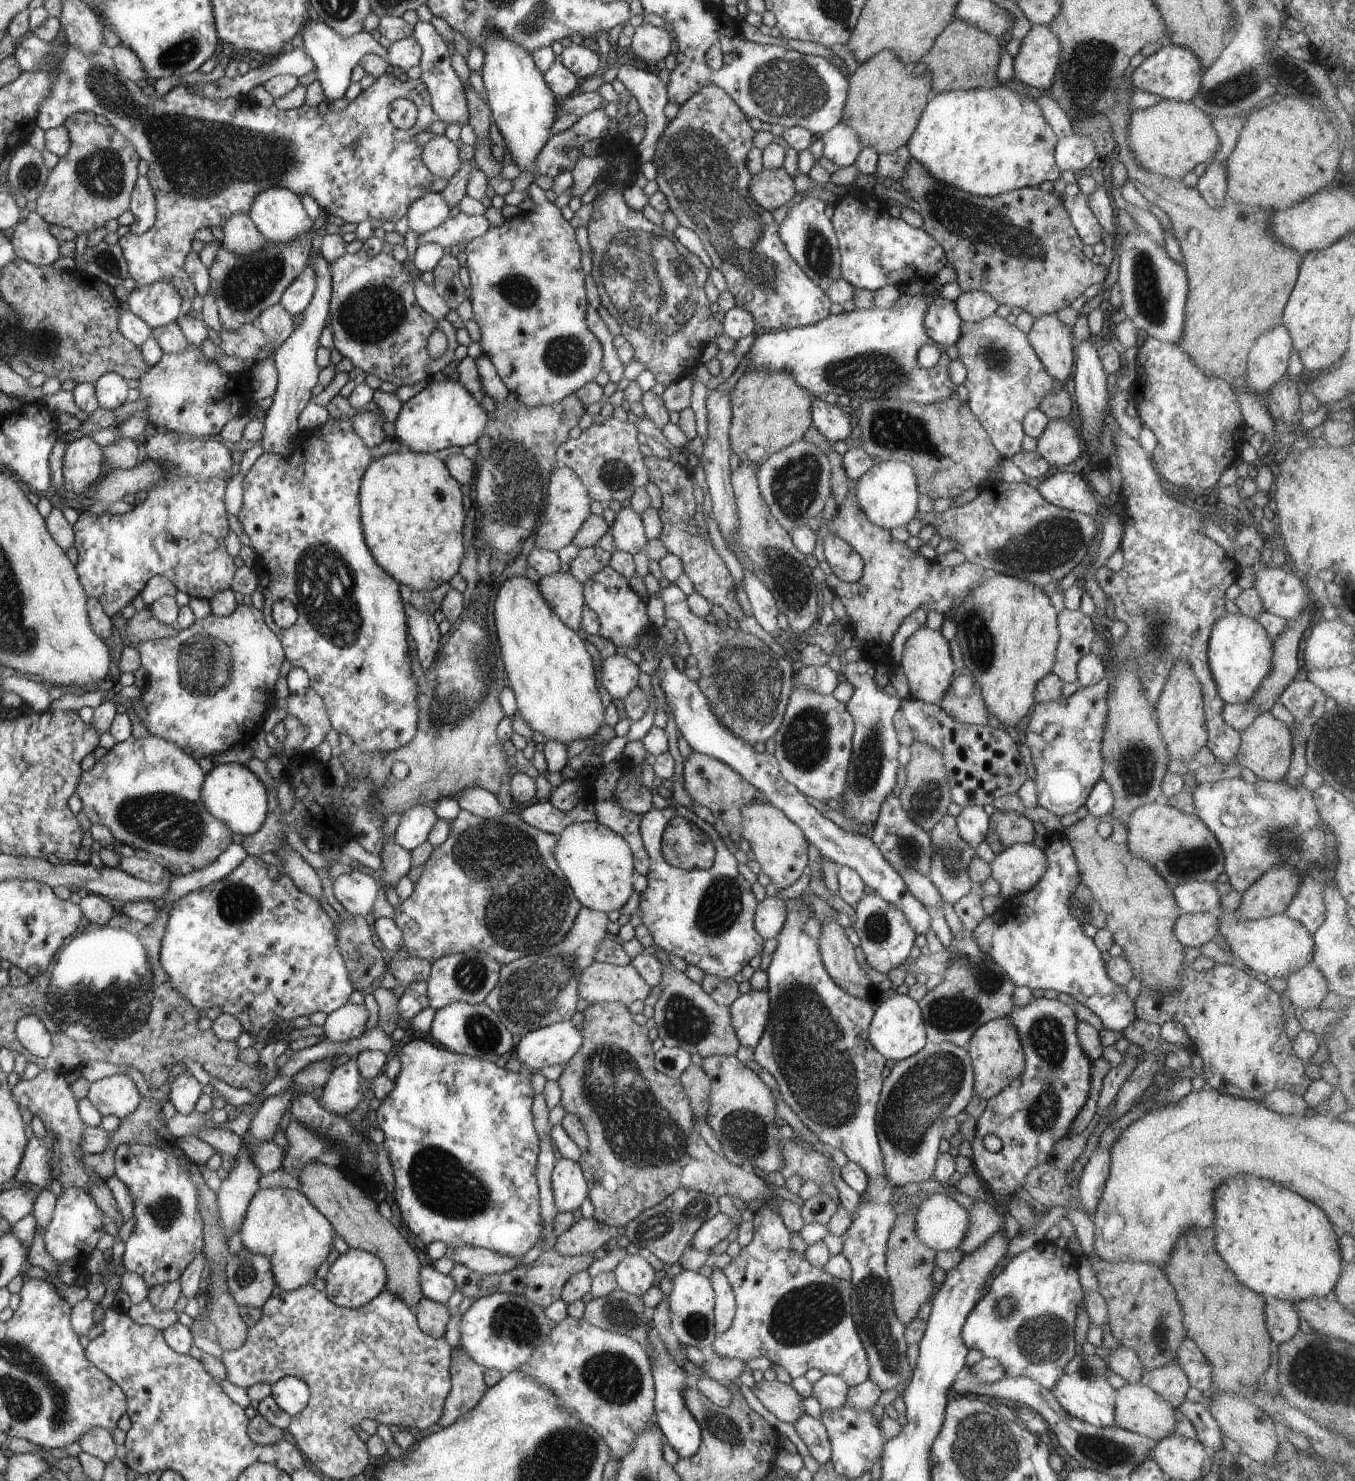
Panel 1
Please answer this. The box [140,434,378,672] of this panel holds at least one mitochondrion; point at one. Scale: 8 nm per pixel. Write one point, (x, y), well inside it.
(324, 582)

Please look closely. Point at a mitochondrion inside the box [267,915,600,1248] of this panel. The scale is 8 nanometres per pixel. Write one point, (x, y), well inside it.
(442, 1185)

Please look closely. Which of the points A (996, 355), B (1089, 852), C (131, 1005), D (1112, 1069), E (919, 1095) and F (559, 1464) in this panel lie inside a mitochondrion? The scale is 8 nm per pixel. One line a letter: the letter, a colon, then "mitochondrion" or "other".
A: mitochondrion
B: other
C: mitochondrion
D: other
E: mitochondrion
F: mitochondrion

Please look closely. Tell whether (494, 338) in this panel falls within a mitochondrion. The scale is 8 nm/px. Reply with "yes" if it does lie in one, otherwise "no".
no

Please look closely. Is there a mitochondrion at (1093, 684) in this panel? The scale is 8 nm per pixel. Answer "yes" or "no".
no

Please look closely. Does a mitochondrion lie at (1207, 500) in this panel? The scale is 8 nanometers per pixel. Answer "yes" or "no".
no

